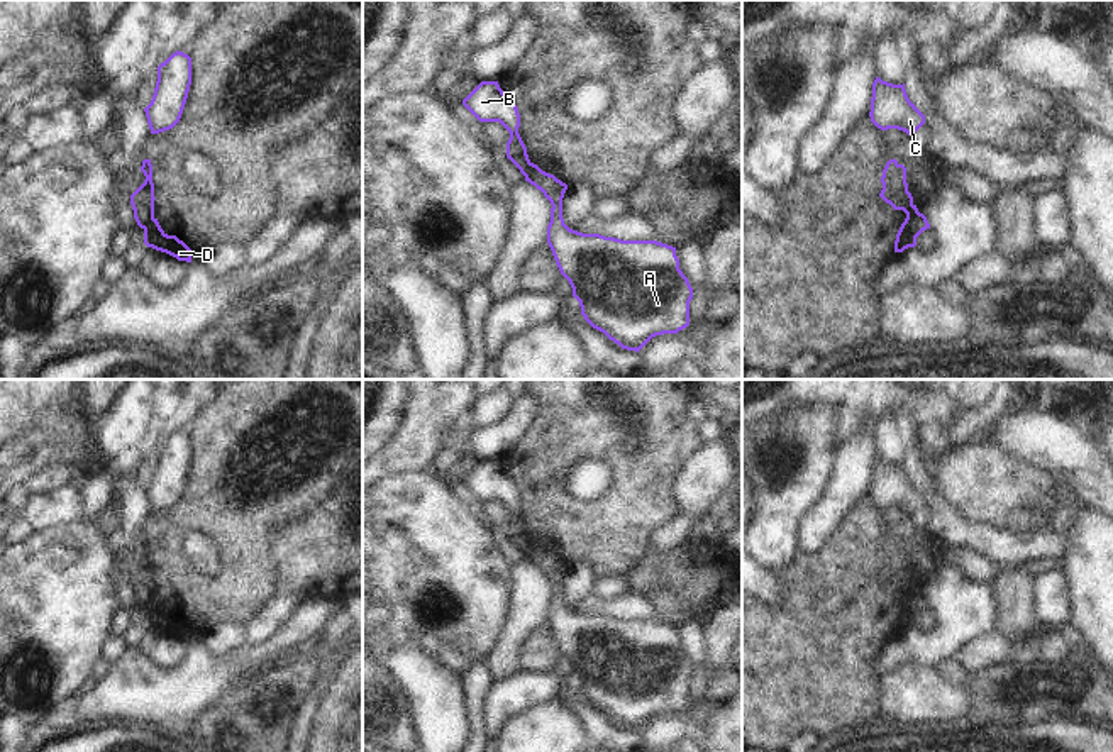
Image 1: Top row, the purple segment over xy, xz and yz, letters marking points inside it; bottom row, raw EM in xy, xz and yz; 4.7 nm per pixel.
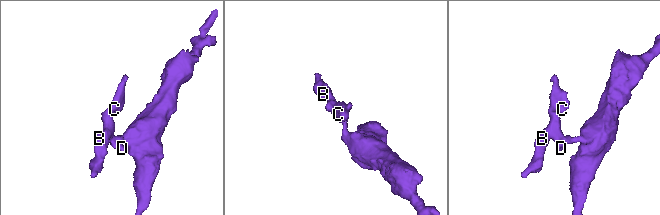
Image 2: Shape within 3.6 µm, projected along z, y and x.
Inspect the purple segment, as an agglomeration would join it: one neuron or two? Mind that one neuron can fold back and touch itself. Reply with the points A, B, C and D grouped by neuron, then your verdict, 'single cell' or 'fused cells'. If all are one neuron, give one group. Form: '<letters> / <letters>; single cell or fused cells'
A D / B C; fused cells

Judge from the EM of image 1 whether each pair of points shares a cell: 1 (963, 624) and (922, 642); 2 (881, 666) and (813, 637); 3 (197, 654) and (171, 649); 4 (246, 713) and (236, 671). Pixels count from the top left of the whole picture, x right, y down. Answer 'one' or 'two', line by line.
1: one
2: two
3: two
4: two

